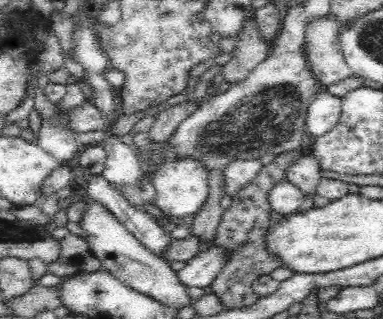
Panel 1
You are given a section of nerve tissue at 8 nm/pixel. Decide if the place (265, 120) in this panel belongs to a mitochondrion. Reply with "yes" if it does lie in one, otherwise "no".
yes

